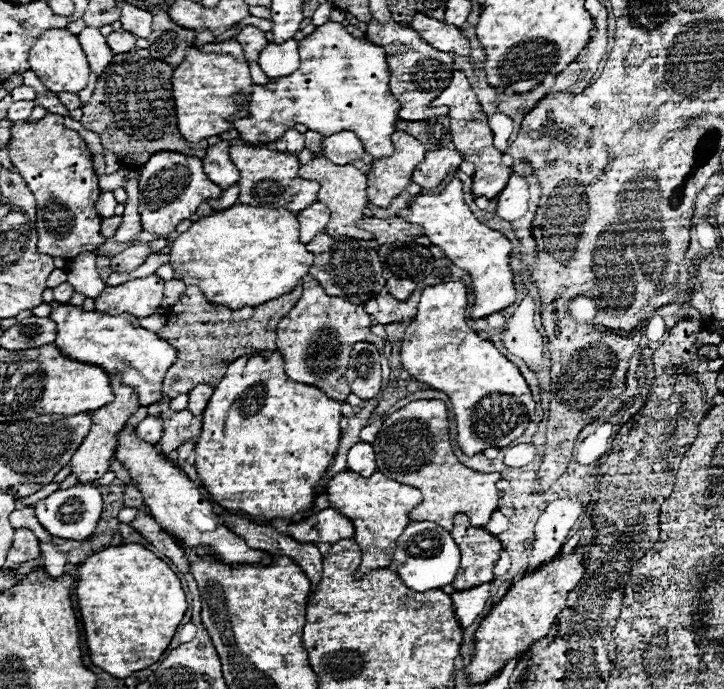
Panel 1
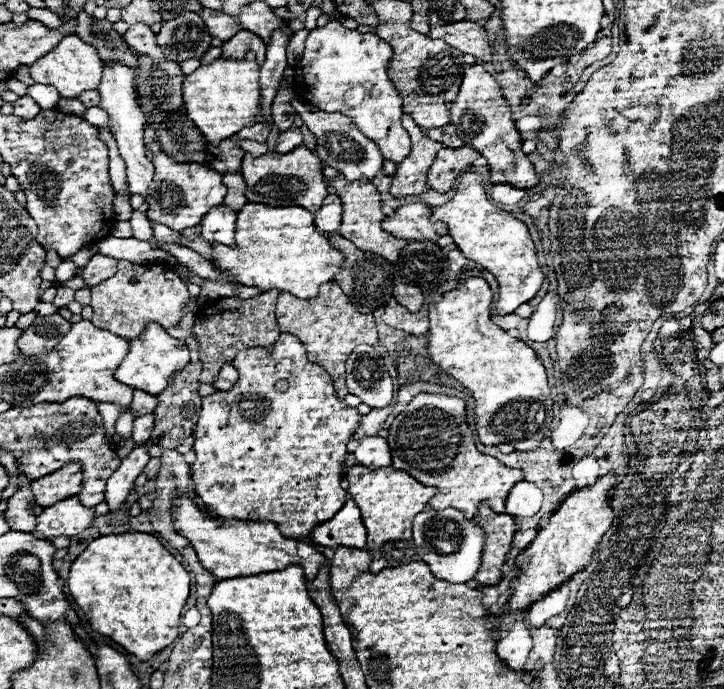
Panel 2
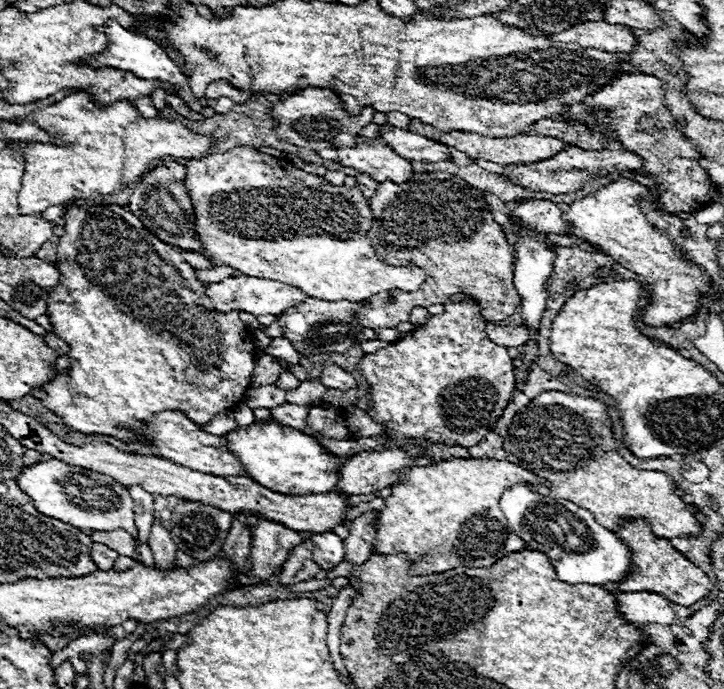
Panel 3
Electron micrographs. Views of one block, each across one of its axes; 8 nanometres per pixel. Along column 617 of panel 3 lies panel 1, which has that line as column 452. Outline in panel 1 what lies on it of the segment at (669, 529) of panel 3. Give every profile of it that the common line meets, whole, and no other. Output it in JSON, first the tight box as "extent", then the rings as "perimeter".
{"extent":[372,400,502,530],"perimeter":[[[414,400],[390,414],[376,440],[372,442],[376,452],[378,470],[392,480],[418,488],[424,502],[410,512],[414,522],[430,520],[438,526],[452,530],[456,514],[468,514],[472,526],[484,526],[490,522],[494,510],[498,510],[498,488],[496,482],[502,478],[498,472],[476,472],[458,462],[450,436],[448,436],[448,408],[442,400]]]}

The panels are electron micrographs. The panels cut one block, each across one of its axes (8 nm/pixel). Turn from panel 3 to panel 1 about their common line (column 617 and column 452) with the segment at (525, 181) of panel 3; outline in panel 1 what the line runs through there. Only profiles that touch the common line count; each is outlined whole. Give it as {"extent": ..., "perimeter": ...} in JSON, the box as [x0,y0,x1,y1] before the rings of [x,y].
{"extent":[412,148,464,188],"perimeter":[[[442,148],[442,150],[430,150],[426,156],[424,156],[424,162],[418,164],[414,176],[412,176],[412,182],[416,182],[418,186],[422,188],[436,188],[448,174],[456,172],[460,168],[460,164],[464,162],[464,158],[460,156],[458,150],[448,150],[448,148]]]}

